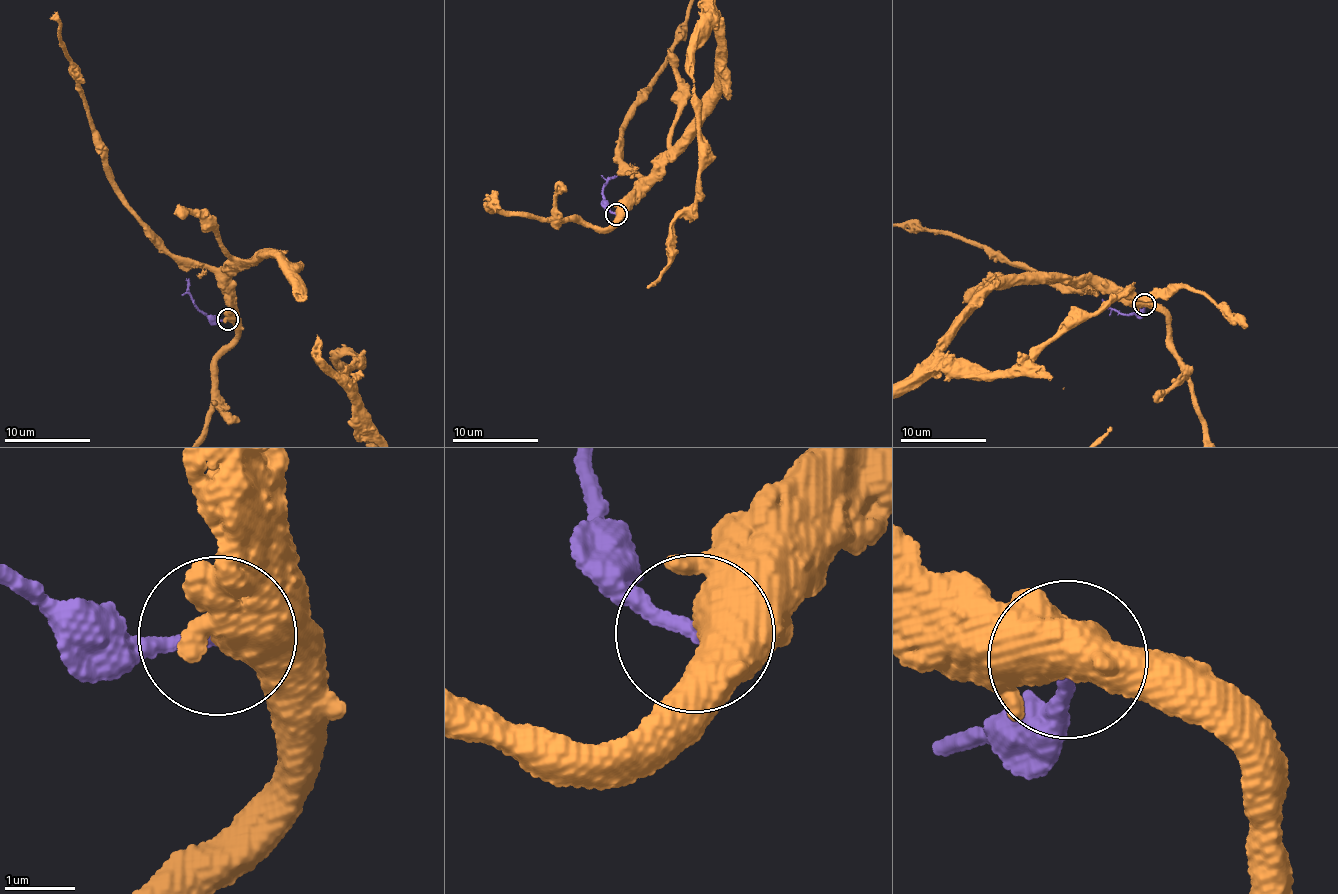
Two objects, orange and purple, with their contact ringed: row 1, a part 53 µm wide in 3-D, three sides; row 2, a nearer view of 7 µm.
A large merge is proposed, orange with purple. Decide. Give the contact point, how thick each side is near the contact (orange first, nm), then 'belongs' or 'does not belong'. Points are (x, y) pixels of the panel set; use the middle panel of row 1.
(616, 214) | 550/200 nm | does not belong

